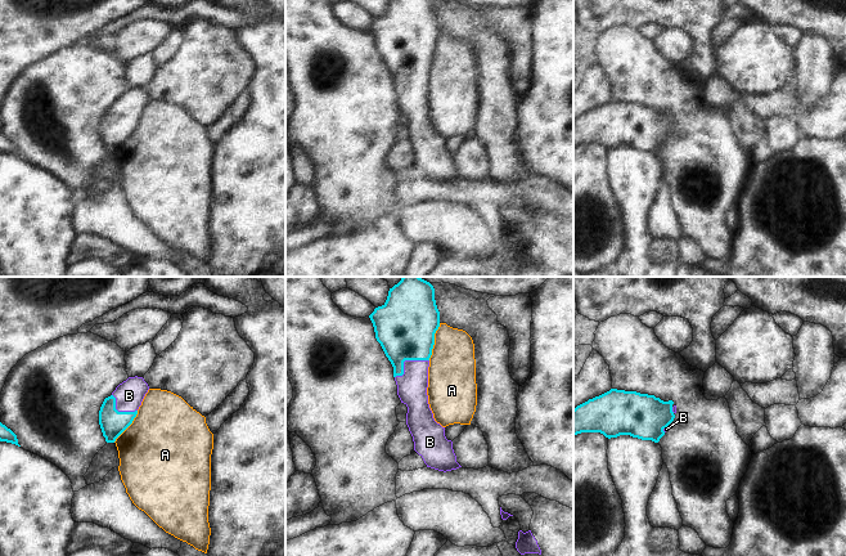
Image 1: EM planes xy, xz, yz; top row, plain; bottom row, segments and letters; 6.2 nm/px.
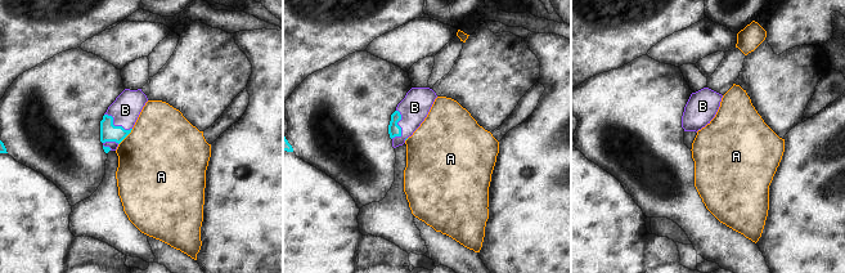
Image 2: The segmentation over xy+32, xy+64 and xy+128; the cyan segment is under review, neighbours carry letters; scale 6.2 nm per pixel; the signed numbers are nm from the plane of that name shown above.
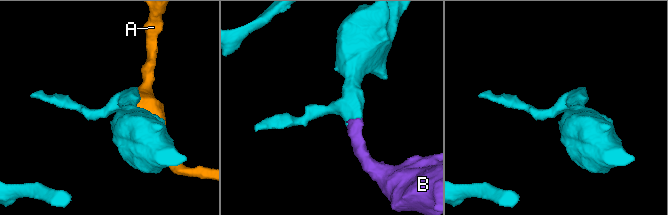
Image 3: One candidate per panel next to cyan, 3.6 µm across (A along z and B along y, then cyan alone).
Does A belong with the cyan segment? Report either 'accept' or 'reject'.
reject

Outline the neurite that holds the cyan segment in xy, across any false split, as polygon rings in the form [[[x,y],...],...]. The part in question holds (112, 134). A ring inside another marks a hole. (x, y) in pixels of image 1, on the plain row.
[[[129,89],[104,111],[99,122],[99,136],[107,154],[114,154],[132,135],[148,102],[143,89]]]

